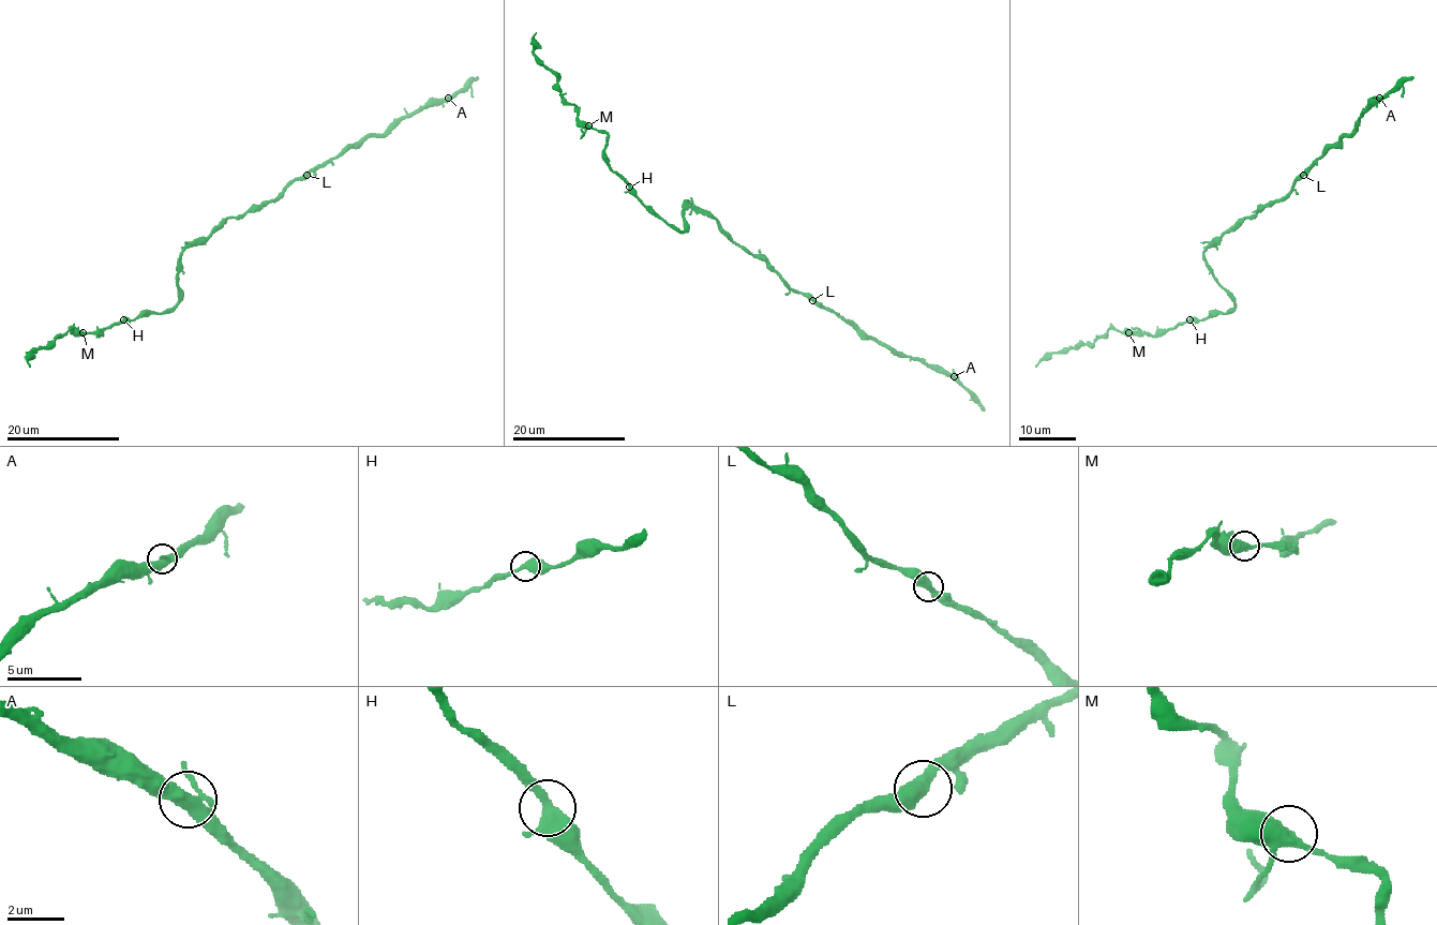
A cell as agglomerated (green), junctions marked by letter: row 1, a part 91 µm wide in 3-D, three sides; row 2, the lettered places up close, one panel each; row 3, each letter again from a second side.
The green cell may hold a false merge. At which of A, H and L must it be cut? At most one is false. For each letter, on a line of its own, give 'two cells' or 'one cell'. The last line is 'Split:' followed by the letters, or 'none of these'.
A: one cell
H: one cell
L: one cell
Split: none of these

